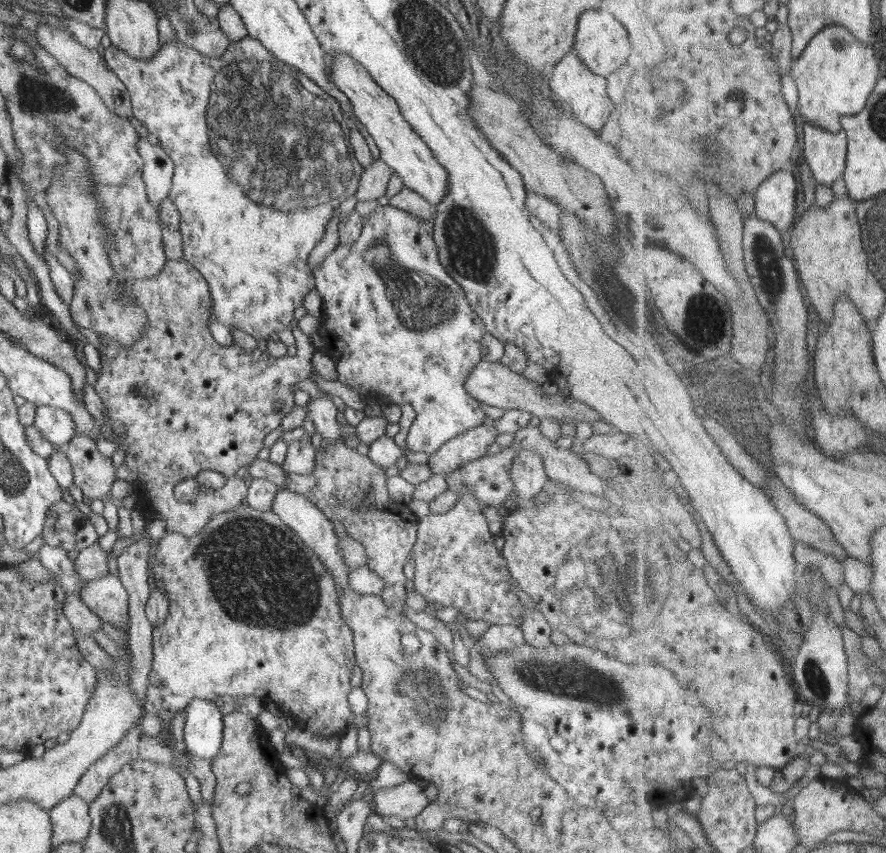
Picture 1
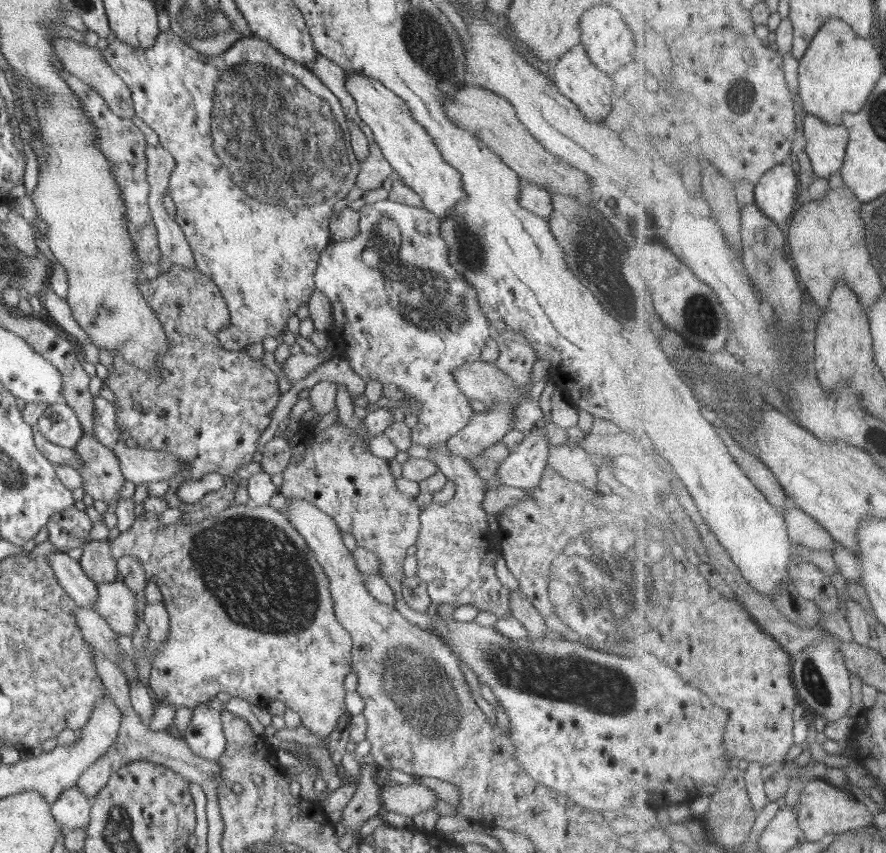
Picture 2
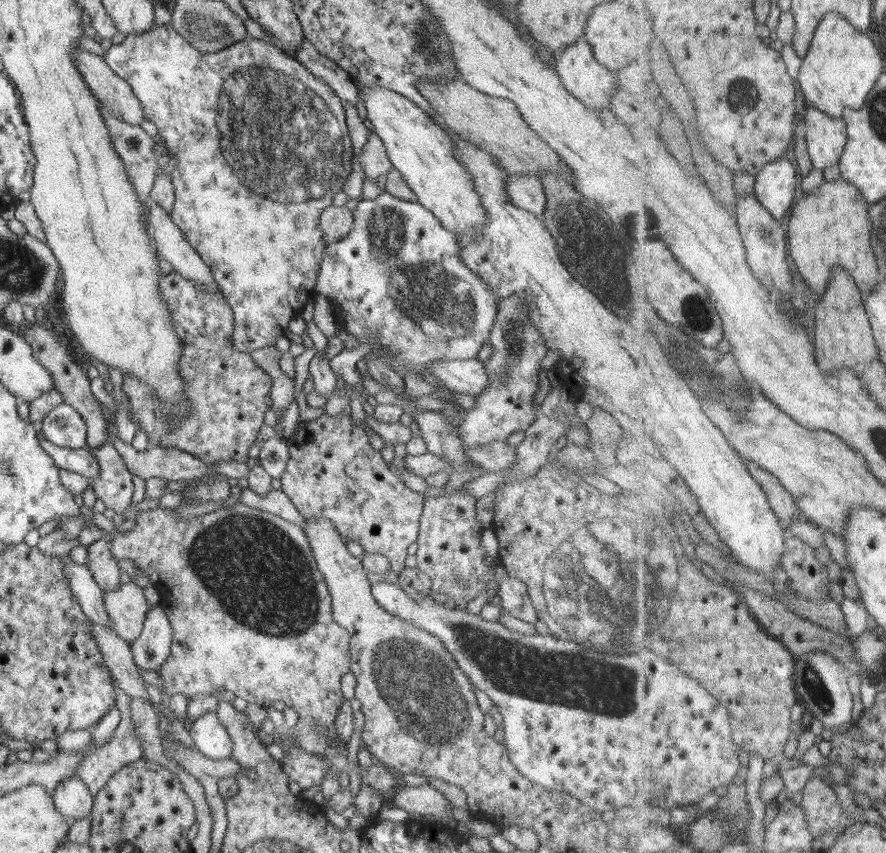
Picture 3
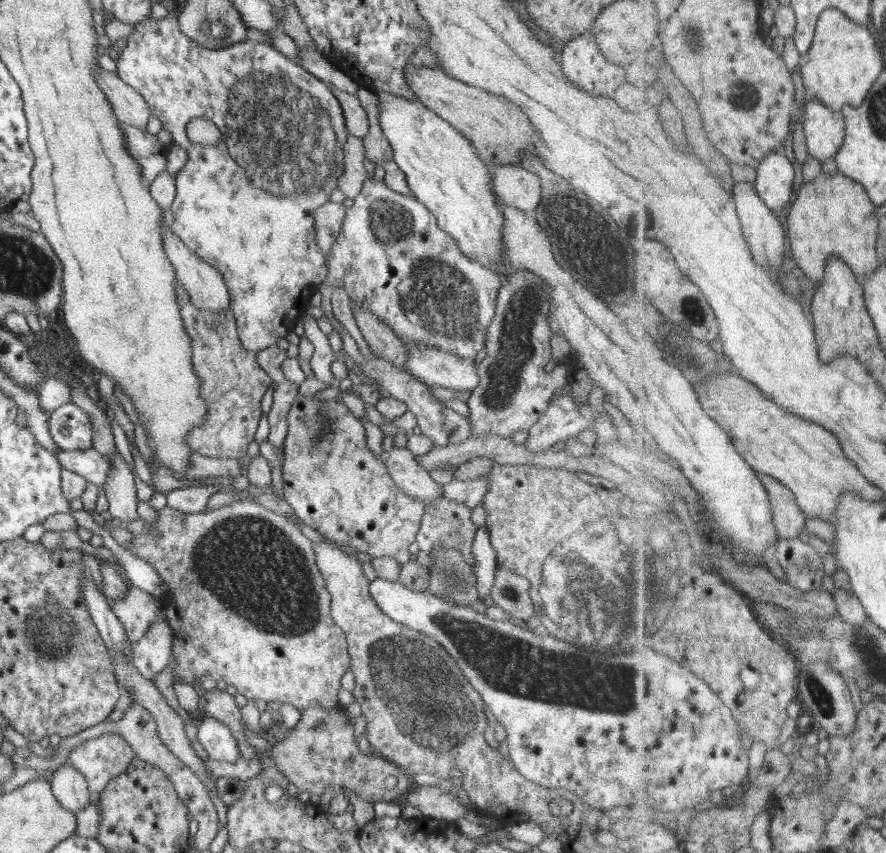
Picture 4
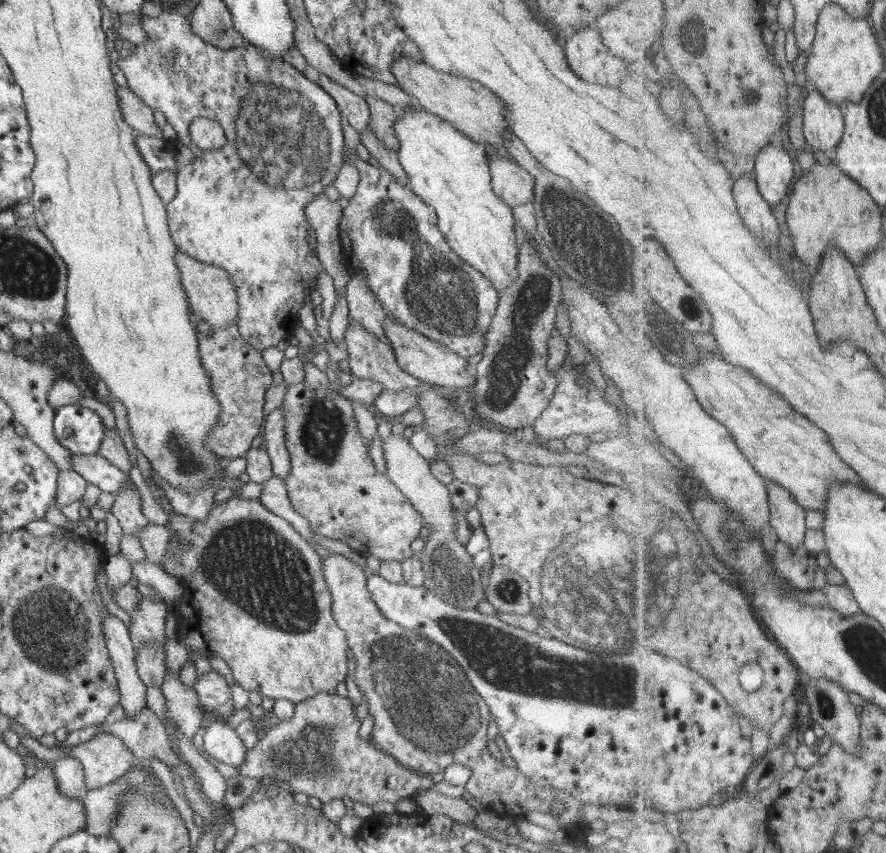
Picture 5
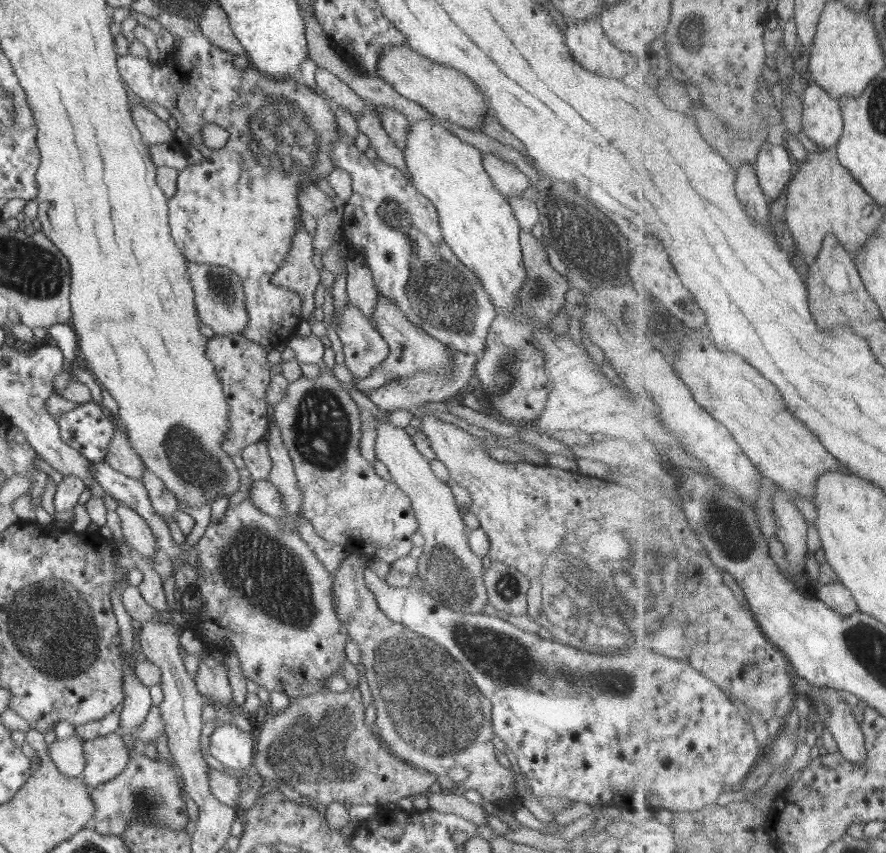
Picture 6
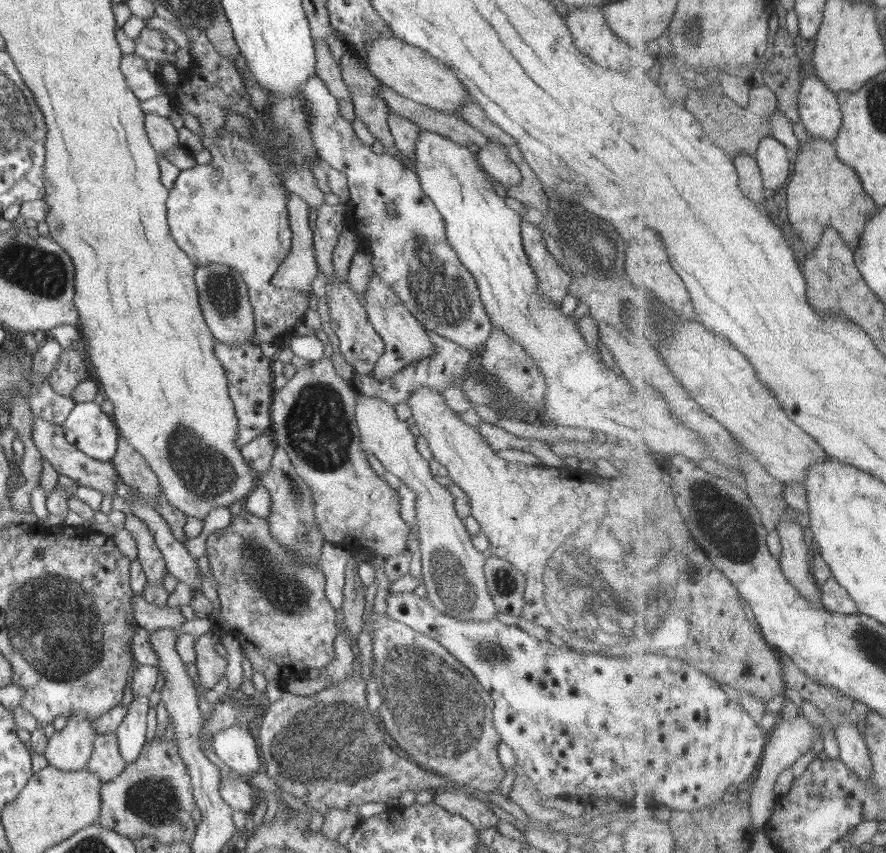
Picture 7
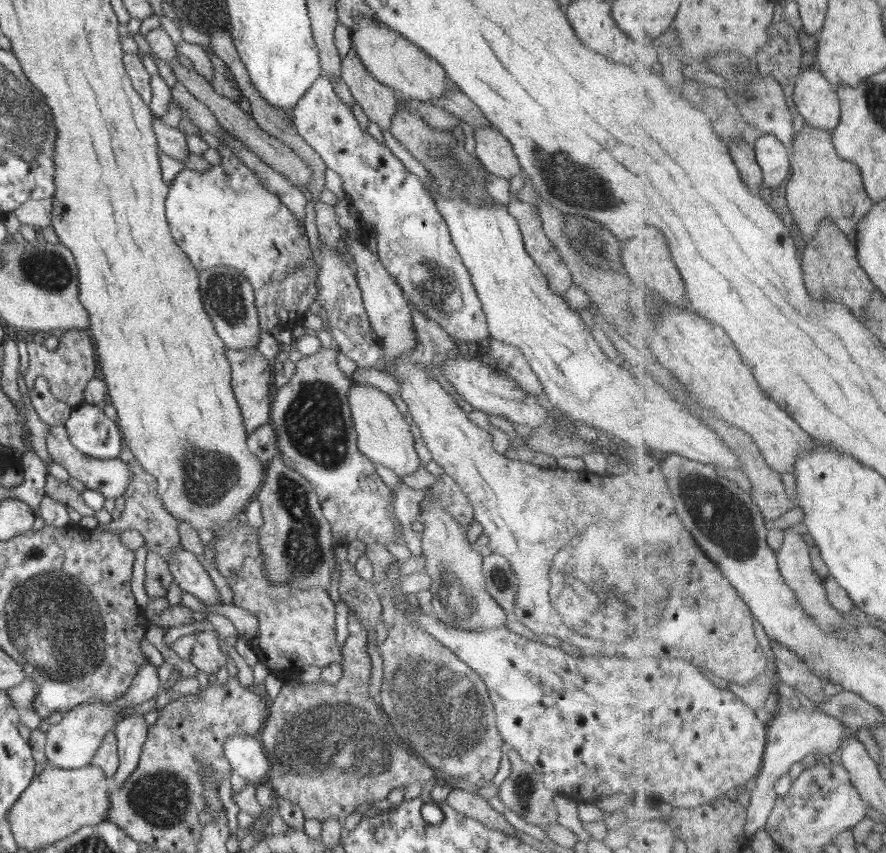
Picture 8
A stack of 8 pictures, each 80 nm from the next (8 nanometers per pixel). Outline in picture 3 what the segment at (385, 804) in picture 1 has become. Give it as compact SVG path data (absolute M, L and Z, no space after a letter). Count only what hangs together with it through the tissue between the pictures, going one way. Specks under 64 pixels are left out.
M429 784L416 788L403 785L387 802L390 807L406 810L408 814L429 815L434 820L451 815L451 804Z

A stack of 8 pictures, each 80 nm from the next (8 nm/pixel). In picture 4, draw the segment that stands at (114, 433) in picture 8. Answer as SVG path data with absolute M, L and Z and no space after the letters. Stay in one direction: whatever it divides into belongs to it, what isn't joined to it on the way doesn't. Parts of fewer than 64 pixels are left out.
M72 402L59 406L49 414L49 431L61 450L92 449L91 418Z

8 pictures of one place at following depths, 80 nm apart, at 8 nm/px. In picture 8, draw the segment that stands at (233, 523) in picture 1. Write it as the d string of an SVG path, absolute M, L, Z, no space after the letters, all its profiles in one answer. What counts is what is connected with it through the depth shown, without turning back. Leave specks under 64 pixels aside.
M242 516L240 524L232 529L225 539L218 539L215 545L218 551L216 557L217 569L225 577L229 588L233 591L234 604L255 614L259 620L258 636L254 636L252 644L254 652L259 656L260 662L265 664L270 673L278 674L284 682L301 674L303 666L318 666L325 668L332 662L341 662L343 659L341 648L336 645L336 619L334 618L334 602L326 589L294 589L287 584L274 584L266 578L263 570L263 556L258 544L259 528L254 529L248 525L247 519Z

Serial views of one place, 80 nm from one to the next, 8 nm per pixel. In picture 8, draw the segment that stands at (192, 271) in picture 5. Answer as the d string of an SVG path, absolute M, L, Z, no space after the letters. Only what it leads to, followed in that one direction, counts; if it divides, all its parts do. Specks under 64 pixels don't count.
M213 266L199 271L199 287L204 310L210 316L216 334L230 350L255 348L260 343L258 311L255 306L253 286L234 267Z

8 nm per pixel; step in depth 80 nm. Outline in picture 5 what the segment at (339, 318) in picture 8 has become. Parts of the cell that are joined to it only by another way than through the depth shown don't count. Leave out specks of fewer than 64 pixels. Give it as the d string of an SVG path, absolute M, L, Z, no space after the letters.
M352 321L352 324L347 326L343 350L348 351L349 367L358 380L372 380L372 382L382 385L383 389L394 392L408 392L421 386L421 382L400 369L390 346L380 342L378 338L374 338L368 330L362 328L362 324L358 324L356 321Z

